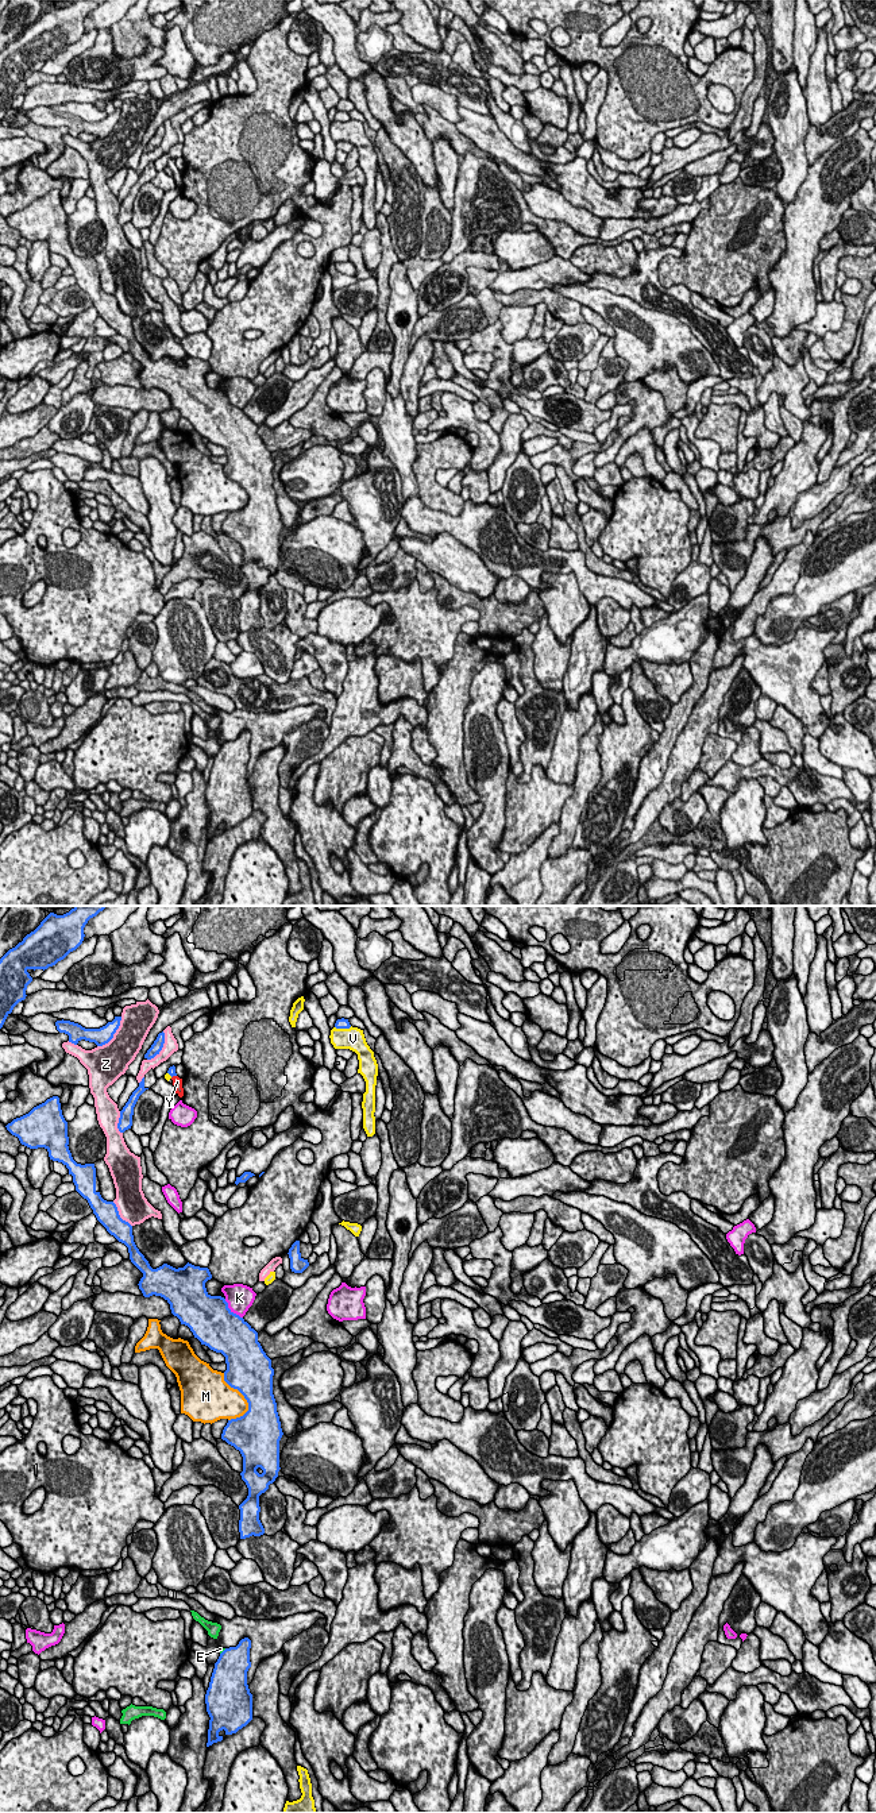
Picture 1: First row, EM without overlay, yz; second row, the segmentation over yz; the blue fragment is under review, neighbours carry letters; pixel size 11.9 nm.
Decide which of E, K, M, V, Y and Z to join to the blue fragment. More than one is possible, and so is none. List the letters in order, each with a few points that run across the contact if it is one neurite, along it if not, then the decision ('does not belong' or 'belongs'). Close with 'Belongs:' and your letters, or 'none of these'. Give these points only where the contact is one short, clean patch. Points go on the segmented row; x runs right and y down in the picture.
E: does not belong
K: does not belong
M: does not belong
V: does not belong
Y: line yz (172, 1071), (173, 1075), (177, 1081); belongs
Z: does not belong
Belongs: Y

